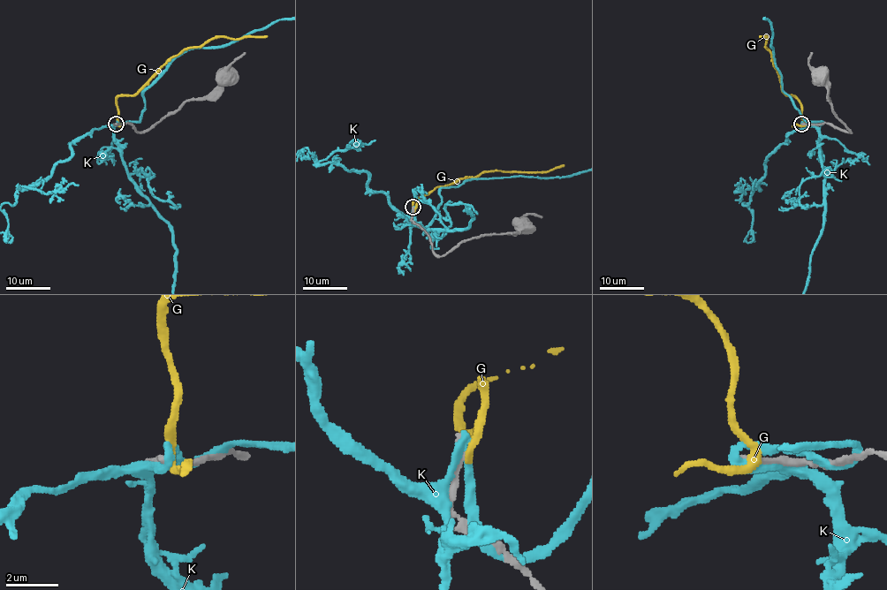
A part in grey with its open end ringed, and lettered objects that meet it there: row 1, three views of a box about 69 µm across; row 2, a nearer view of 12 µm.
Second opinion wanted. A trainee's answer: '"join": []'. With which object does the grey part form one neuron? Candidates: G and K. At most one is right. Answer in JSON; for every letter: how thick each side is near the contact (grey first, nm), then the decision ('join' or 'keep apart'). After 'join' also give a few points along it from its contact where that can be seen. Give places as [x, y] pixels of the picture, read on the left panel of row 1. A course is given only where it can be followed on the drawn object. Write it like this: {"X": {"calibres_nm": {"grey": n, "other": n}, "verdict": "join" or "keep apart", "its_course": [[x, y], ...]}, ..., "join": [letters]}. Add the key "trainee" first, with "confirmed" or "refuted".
{"trainee": "confirmed", "G": {"calibres_nm": {"grey": 320, "other": 280}, "verdict": "keep apart"}, "K": {"calibres_nm": {"grey": 240, "other": 320}, "verdict": "keep apart"}, "join": []}

